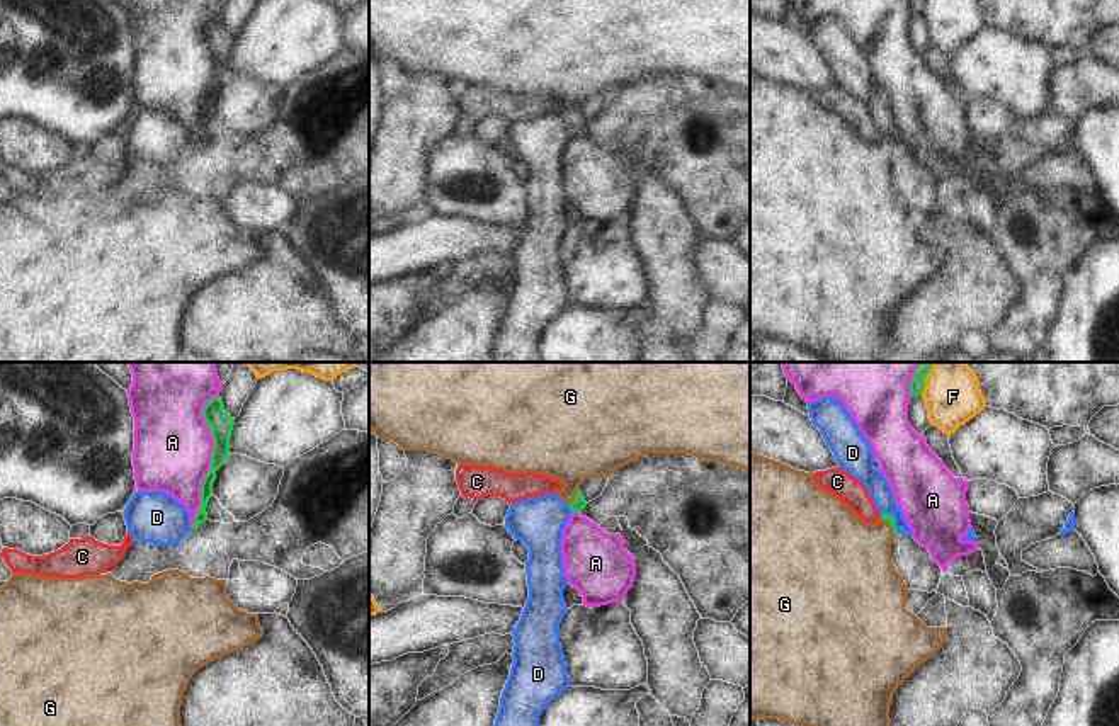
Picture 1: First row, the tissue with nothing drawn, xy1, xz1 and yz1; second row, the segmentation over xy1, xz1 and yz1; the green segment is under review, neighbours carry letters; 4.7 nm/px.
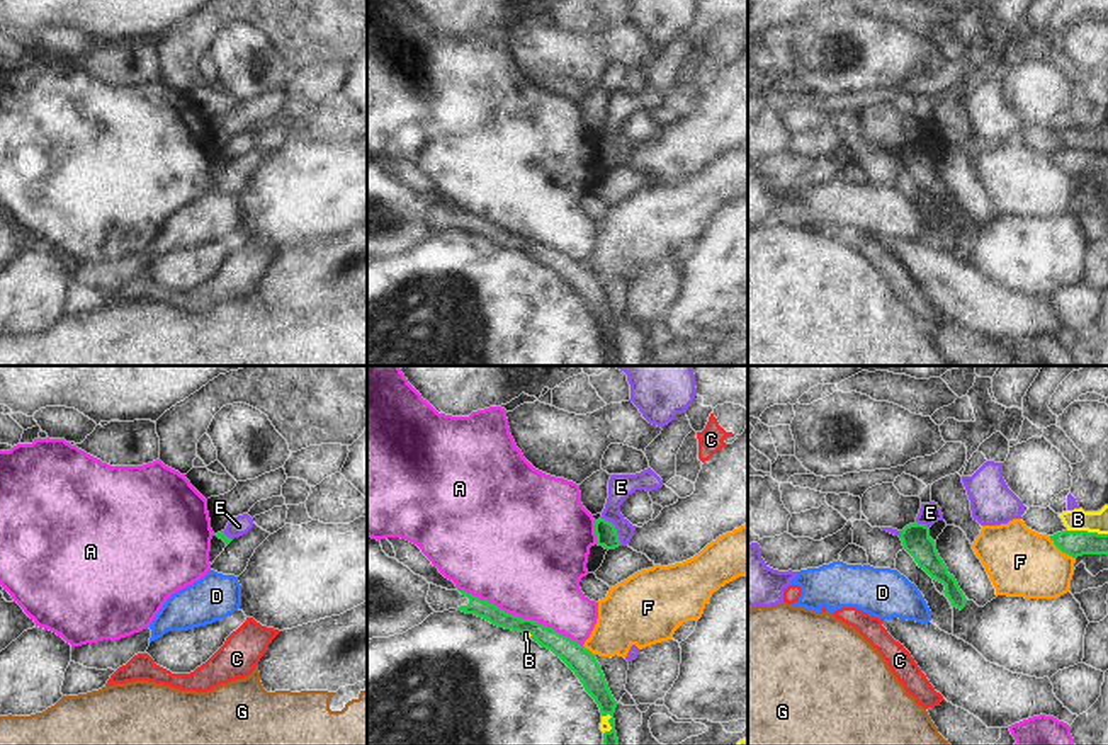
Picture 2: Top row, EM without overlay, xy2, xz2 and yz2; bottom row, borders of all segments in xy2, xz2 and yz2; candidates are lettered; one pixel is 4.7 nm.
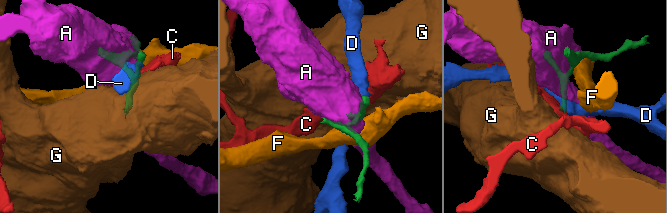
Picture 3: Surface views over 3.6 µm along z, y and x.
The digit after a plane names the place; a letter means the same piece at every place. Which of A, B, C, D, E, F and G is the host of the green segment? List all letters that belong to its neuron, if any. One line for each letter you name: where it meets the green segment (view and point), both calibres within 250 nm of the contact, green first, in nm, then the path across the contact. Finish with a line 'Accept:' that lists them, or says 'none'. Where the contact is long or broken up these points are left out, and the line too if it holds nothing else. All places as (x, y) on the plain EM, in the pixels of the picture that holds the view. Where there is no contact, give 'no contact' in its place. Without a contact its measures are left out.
G: meets green in xz1 at (575, 116); 70 nm thick on the green side, 360 nm on the other; runs through xz1 (579, 123), (575, 116), (570, 63)
Accept: G

